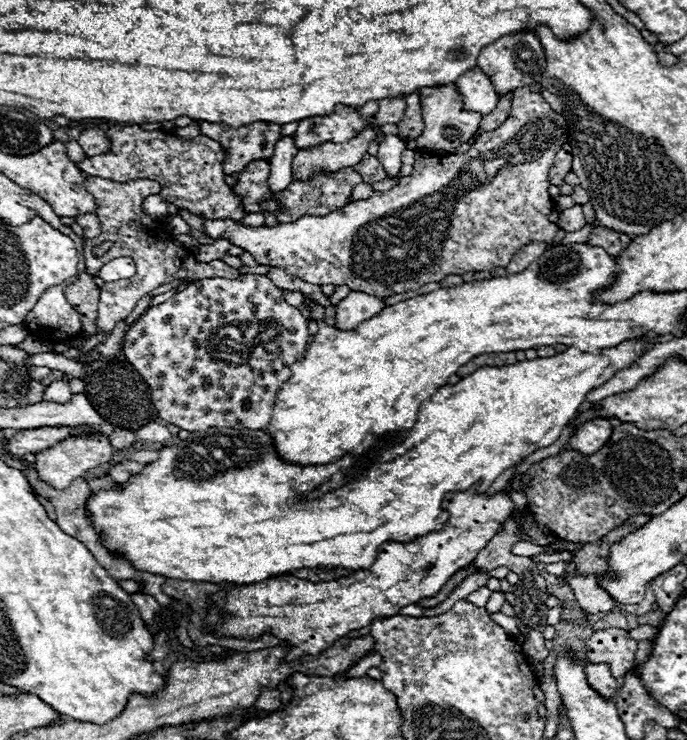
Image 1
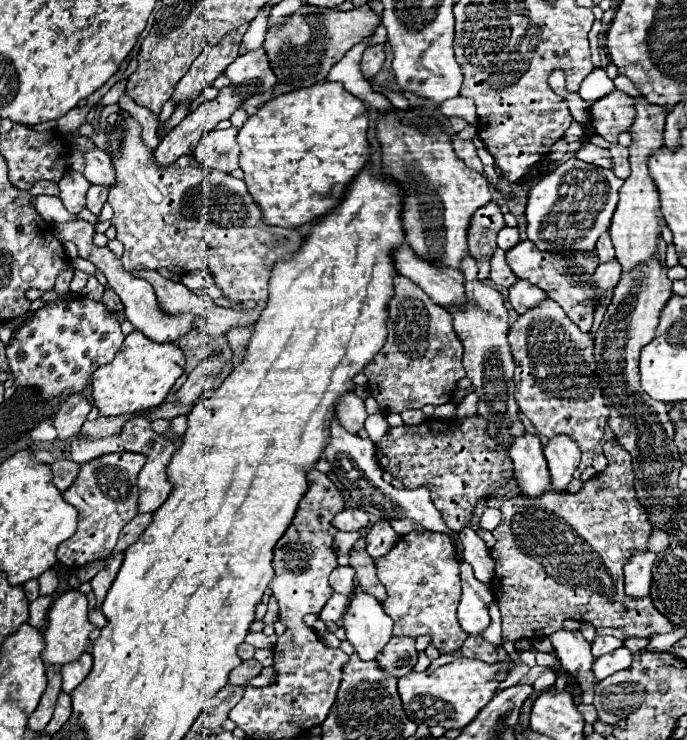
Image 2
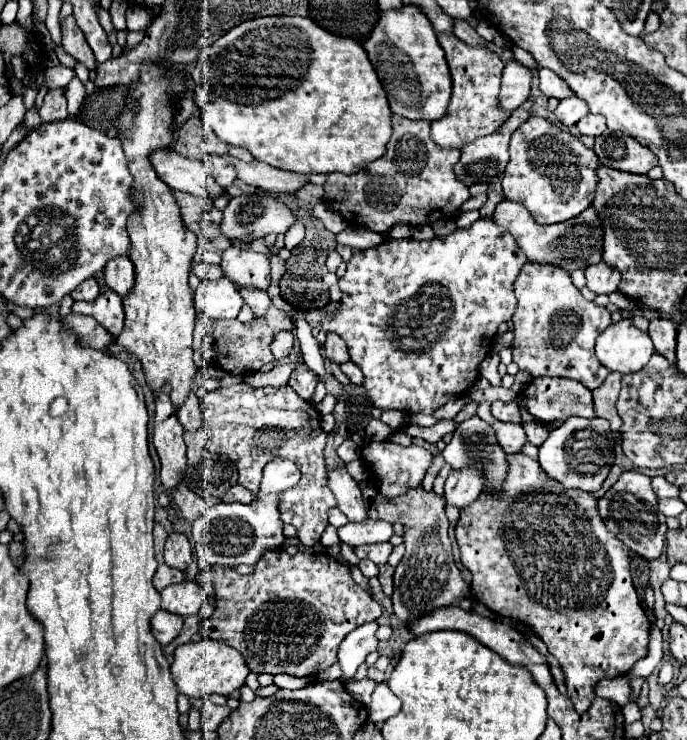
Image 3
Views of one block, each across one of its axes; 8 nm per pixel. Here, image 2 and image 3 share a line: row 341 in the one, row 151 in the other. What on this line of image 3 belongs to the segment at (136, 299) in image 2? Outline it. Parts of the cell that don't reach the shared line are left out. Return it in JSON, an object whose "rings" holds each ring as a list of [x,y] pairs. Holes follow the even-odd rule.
{"rings":[[[158,148],[150,154],[150,164],[160,180],[172,190],[202,198],[218,198],[224,194],[212,176],[212,166],[206,160],[190,160],[174,148]]]}

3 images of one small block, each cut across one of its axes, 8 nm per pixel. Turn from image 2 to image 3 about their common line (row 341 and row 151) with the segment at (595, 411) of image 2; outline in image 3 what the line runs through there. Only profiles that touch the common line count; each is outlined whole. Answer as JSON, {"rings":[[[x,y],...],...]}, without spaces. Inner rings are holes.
{"rings":[[[530,116],[512,134],[508,150],[510,162],[502,178],[504,198],[526,206],[538,224],[566,222],[590,206],[598,182],[594,170],[600,162],[580,138],[552,124],[550,118]]]}

